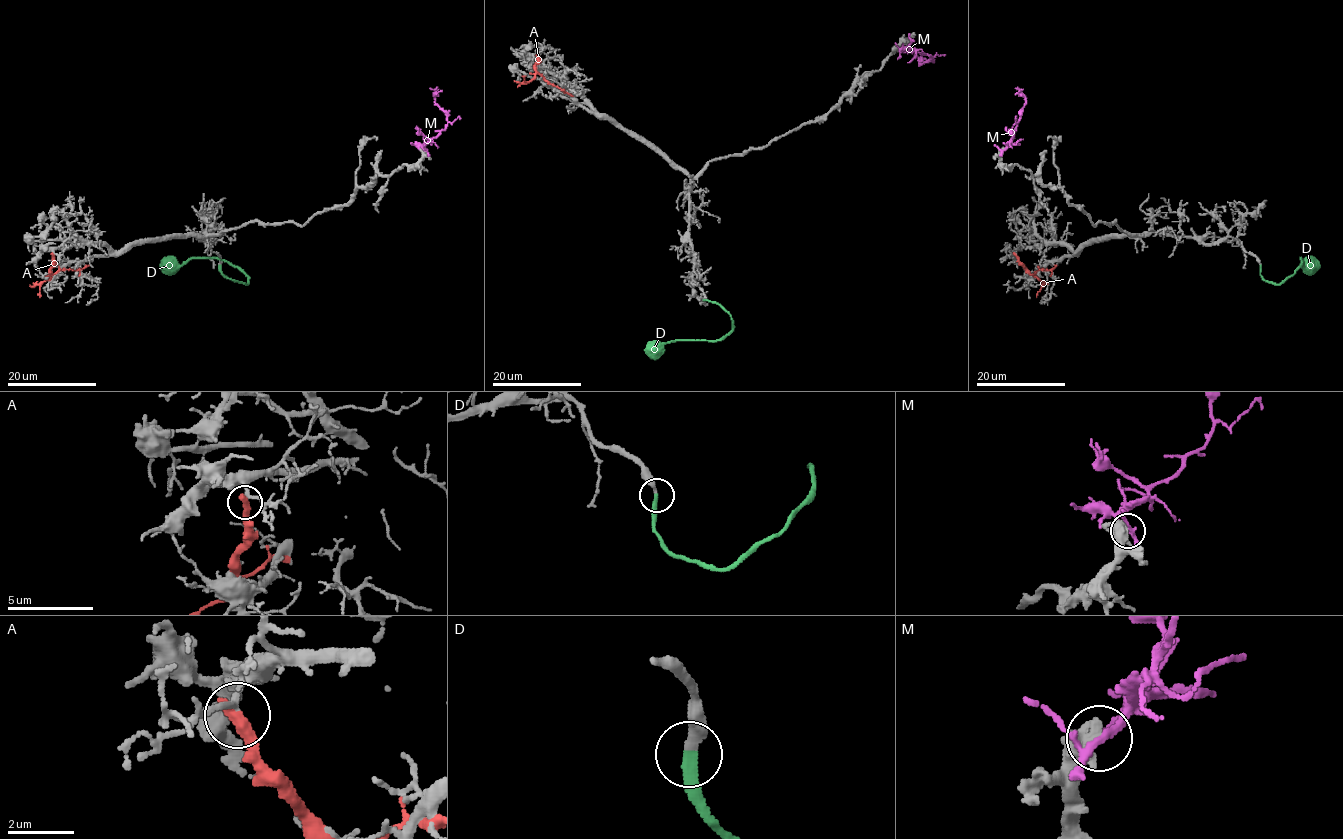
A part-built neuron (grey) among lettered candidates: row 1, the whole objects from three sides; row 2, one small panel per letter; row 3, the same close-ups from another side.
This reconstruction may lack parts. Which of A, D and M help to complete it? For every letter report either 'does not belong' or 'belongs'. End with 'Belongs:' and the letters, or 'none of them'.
A: does not belong
D: belongs
M: does not belong
Belongs: D

